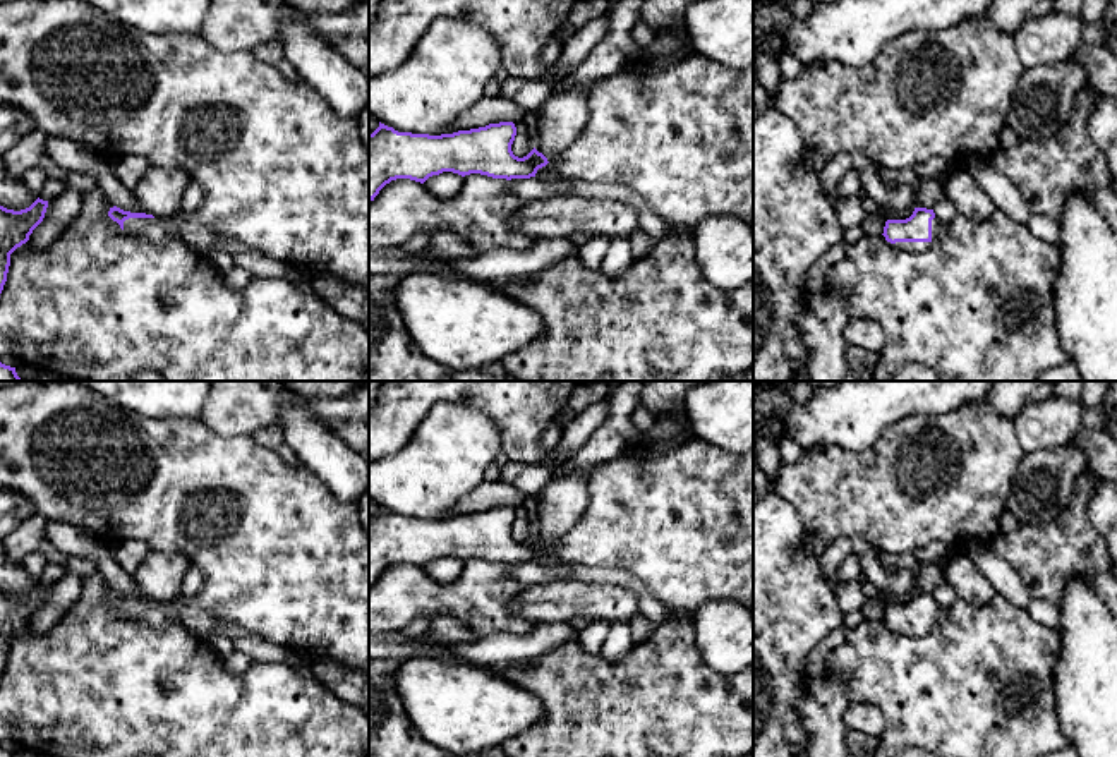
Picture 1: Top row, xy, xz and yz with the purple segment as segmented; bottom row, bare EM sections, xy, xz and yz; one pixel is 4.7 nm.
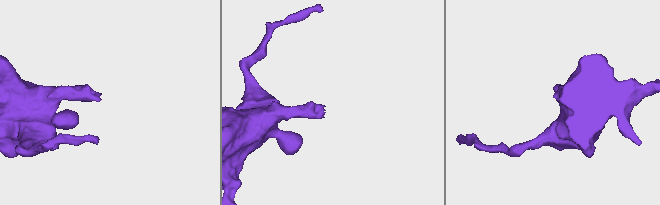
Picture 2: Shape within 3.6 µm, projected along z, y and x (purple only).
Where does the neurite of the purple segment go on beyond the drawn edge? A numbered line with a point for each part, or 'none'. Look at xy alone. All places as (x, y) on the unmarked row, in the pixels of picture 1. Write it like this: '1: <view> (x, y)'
1: xy (283, 558)

